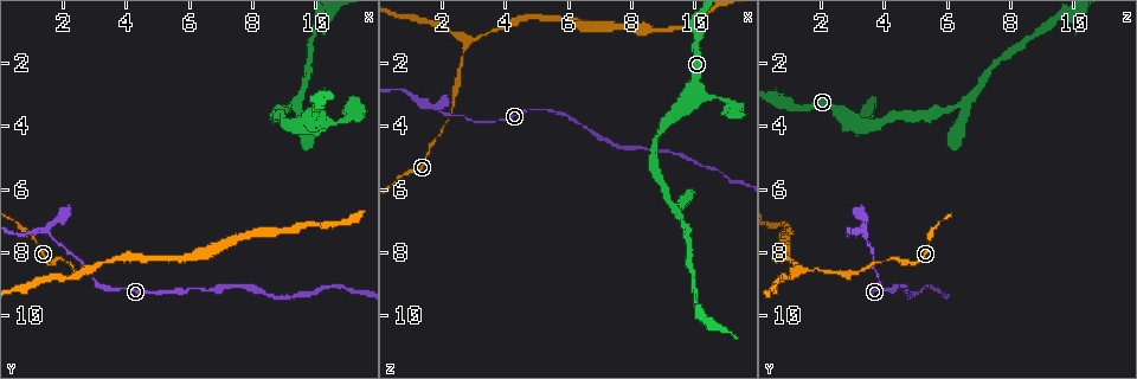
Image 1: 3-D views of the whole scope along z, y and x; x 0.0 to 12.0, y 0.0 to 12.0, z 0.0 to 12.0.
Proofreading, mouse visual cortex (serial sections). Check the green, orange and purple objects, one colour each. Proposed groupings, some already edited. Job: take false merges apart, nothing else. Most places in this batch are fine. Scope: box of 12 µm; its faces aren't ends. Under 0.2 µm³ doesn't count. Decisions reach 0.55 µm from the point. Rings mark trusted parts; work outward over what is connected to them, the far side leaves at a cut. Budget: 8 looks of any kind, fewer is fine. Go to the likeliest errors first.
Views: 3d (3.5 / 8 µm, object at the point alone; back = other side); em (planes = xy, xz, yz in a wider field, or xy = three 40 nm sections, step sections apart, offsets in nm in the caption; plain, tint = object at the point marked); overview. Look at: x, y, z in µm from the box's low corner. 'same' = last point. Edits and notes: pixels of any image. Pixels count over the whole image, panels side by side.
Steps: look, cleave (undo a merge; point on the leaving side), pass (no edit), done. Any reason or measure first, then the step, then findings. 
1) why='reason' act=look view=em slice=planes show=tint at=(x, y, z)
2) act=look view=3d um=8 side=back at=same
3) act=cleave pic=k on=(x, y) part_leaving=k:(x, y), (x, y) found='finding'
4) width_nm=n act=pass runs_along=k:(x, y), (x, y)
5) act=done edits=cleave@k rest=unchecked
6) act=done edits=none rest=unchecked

why='sharp bend' act=look view=3d um=3.5 at=(1.6, 7.4, 3.3)

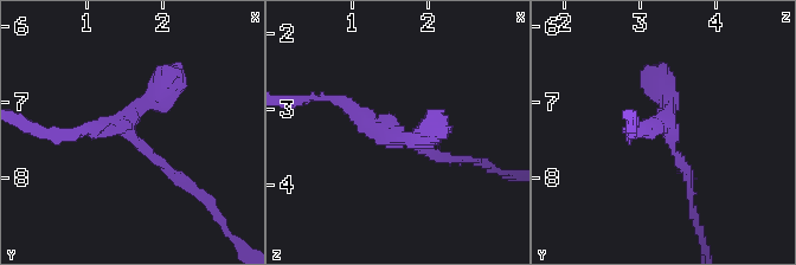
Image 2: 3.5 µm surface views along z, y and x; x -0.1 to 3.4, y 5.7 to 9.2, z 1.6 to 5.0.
act=pass runs_along=2:(691, 185), (660, 78) found='one cell here'

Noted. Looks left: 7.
why='abrupt turn' act=look view=3d um=8 at=(2.7, 8.6, 1.4)

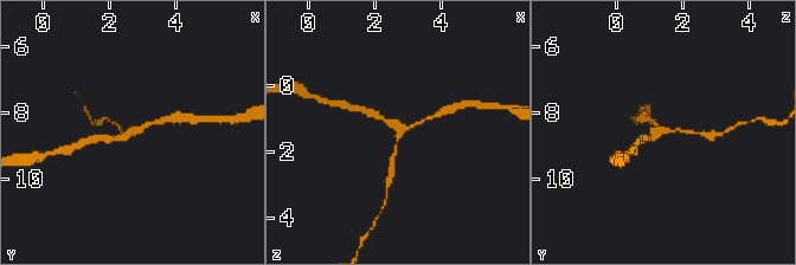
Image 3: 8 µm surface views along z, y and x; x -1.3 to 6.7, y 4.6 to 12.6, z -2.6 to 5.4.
why='zoom in' act=look view=3d um=3.5 at=(2.8, 8.6, 1.4)

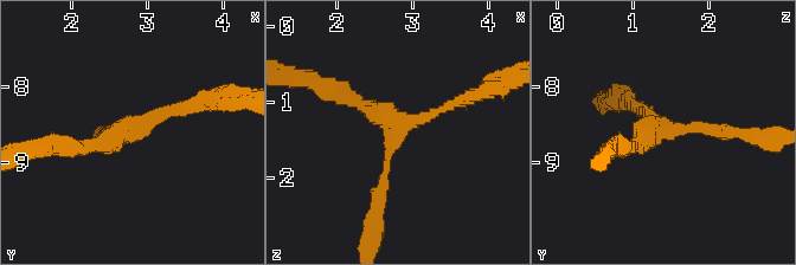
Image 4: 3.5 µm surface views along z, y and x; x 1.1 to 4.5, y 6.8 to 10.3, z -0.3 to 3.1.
arms=3 arm_widths_nm=150,200,200 why='shape alone is not enough' act=look view=em slice=xy step=1 show=tint at=(2.80, 8.60, 1.35)

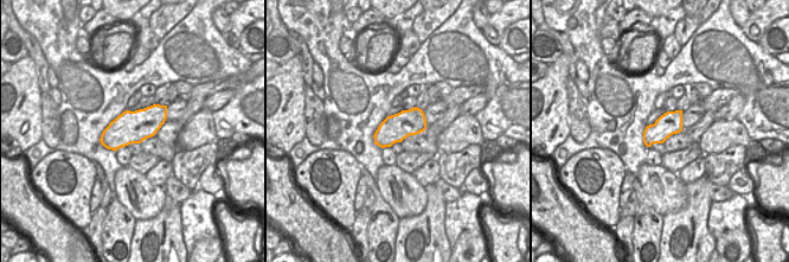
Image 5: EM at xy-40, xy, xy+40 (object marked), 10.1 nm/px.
act=pass runs_along=4:(377, 204), (395, 130), (460, 101) found='one cell here'

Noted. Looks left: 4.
why='abrupt turn' act=look view=3d um=3.5 at=(10.2, 3.9, 3.1)

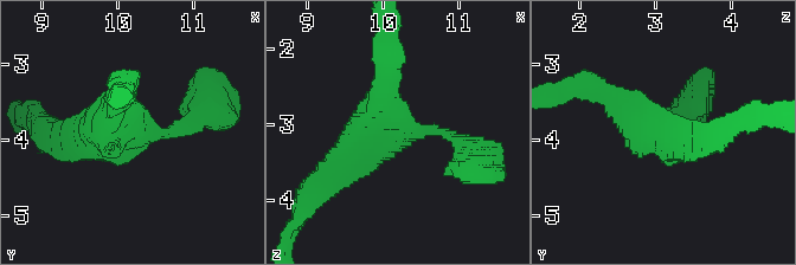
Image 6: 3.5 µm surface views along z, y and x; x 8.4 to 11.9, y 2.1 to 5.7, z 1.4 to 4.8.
act=look view=em slice=planes show=plain at=(10.30, 3.85, 3.05)

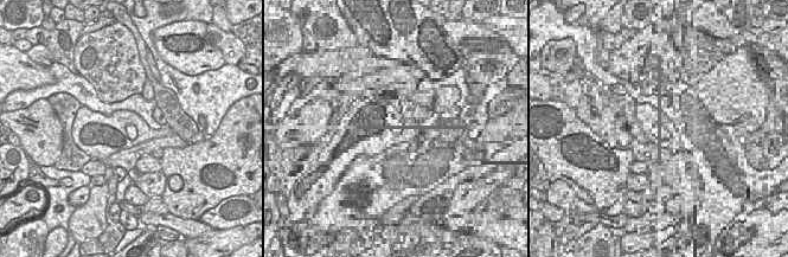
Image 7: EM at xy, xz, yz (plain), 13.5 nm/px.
act=look view=em slice=planes show=tint at=same

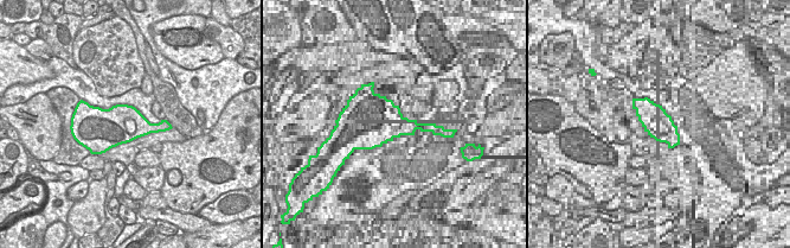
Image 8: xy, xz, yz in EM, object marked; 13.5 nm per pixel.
width_nm=550 act=pass runs_along=6:(386, 71), (379, 111), (470, 150) found='continuous, no second cell'

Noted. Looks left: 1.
act=done edits=none rest=unchecked

